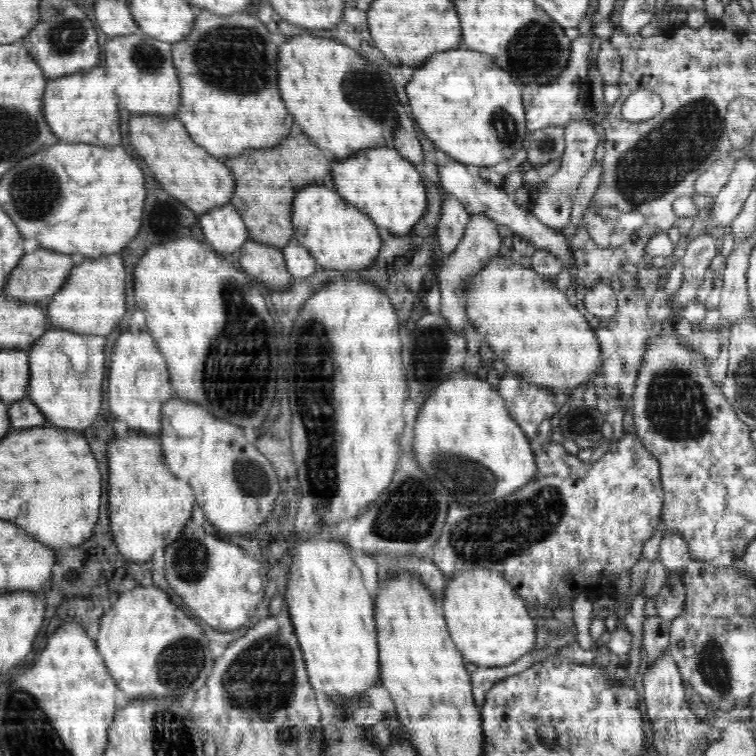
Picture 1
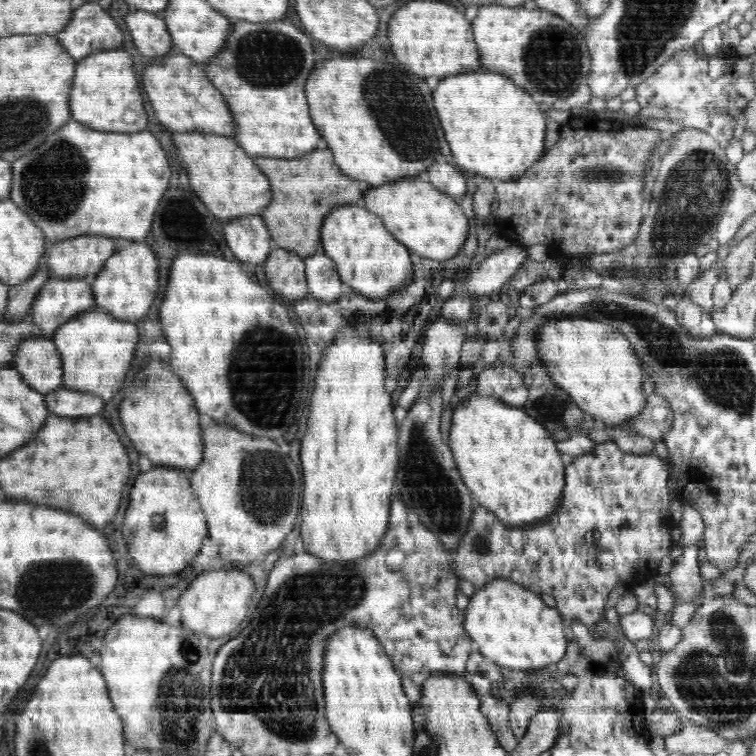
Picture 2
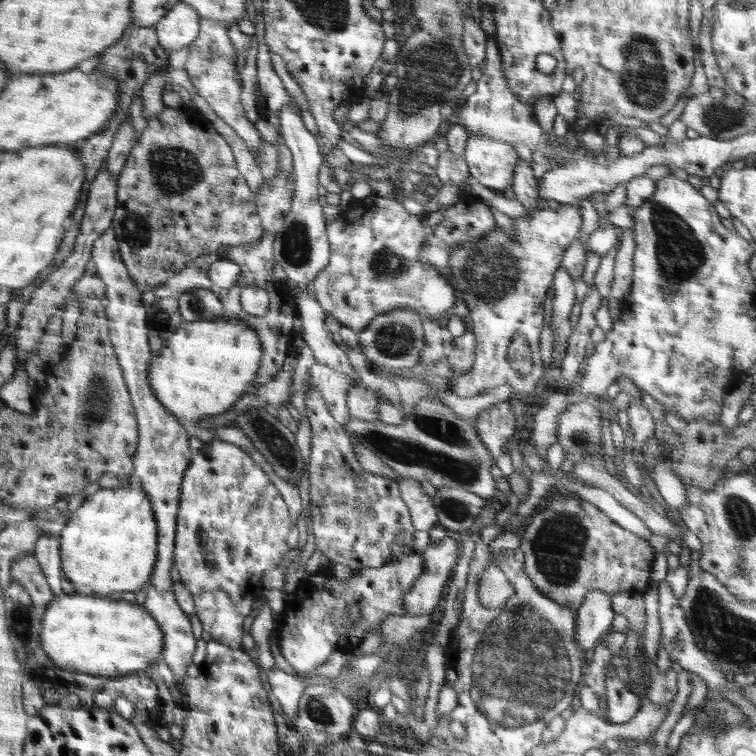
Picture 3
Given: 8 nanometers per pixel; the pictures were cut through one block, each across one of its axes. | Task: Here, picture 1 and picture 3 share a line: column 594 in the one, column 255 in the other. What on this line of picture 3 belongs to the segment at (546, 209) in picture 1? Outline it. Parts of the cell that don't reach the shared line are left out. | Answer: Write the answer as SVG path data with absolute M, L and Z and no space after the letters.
M202 18L199 22L198 36L189 45L184 68L190 82L209 107L245 140L248 150L255 159L260 148L260 137L254 125L244 116L244 109L240 103L242 78L236 69L235 48L229 37L229 28L223 22Z

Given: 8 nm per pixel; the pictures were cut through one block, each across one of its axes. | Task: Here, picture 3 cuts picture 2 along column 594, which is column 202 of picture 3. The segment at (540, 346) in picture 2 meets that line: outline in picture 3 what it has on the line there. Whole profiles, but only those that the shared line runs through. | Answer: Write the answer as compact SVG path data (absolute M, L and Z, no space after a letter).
M222 316L212 320L183 321L175 333L168 338L166 346L149 362L149 385L163 407L184 424L198 423L205 416L222 414L230 410L235 402L247 392L258 367L263 350L257 332L240 319Z

